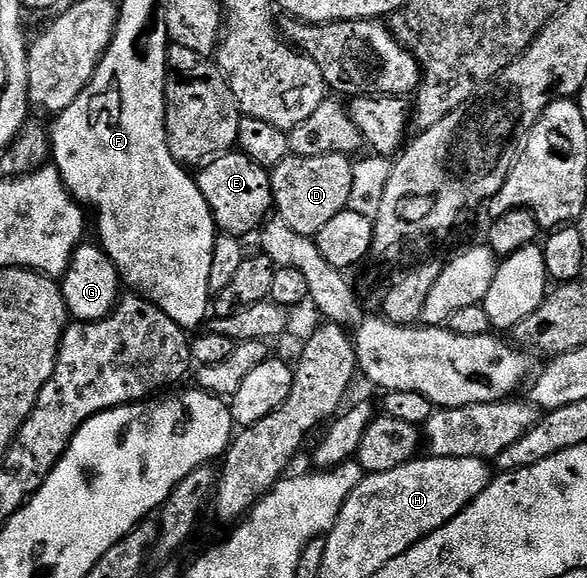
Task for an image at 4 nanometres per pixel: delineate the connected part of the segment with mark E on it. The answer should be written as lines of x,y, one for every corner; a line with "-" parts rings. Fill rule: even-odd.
239,150
224,152
208,161
195,173
194,179
200,188
202,198
212,211
217,229
221,233
247,237
247,232
255,233
269,219
274,208
272,198
272,178
269,169
254,162

